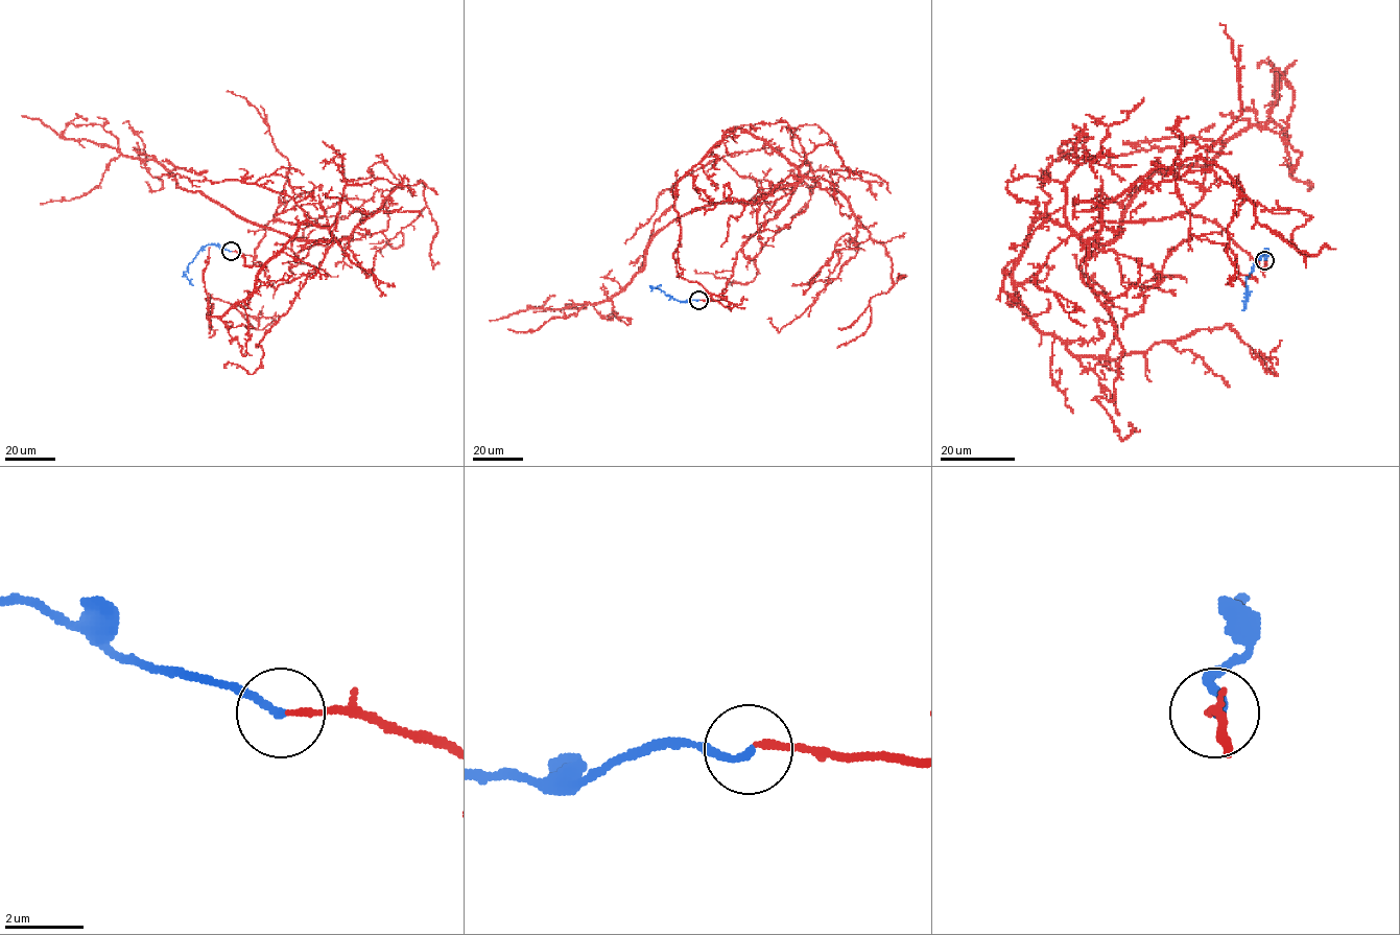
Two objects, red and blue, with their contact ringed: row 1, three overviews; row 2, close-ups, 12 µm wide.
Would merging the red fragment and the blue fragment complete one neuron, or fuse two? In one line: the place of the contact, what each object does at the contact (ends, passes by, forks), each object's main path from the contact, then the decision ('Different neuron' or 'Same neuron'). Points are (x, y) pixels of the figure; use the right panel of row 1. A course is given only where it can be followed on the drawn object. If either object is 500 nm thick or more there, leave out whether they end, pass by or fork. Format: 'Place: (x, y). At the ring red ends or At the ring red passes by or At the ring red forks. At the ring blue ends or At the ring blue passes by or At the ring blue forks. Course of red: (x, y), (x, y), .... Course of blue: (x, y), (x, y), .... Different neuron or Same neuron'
Place: (1264, 260). At the ring red ends. At the ring blue ends. Course of red: (1264, 260), (1187, 213), (1082, 234), (1108, 243), (1155, 172), (1206, 164), (1263, 125), (1295, 61). Course of blue: (1265, 260), (1266, 250), (1246, 280), (1247, 303), (1242, 309). Same neuron

